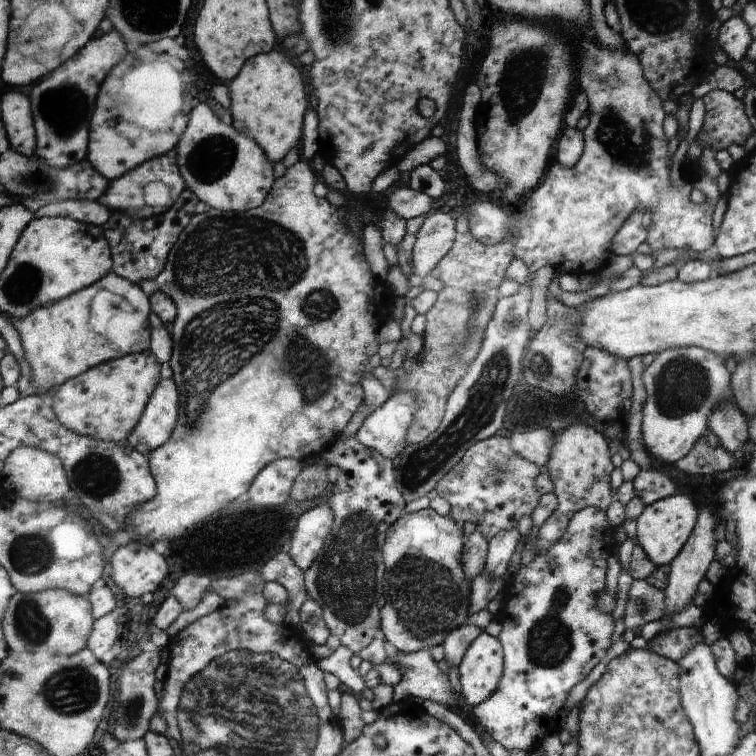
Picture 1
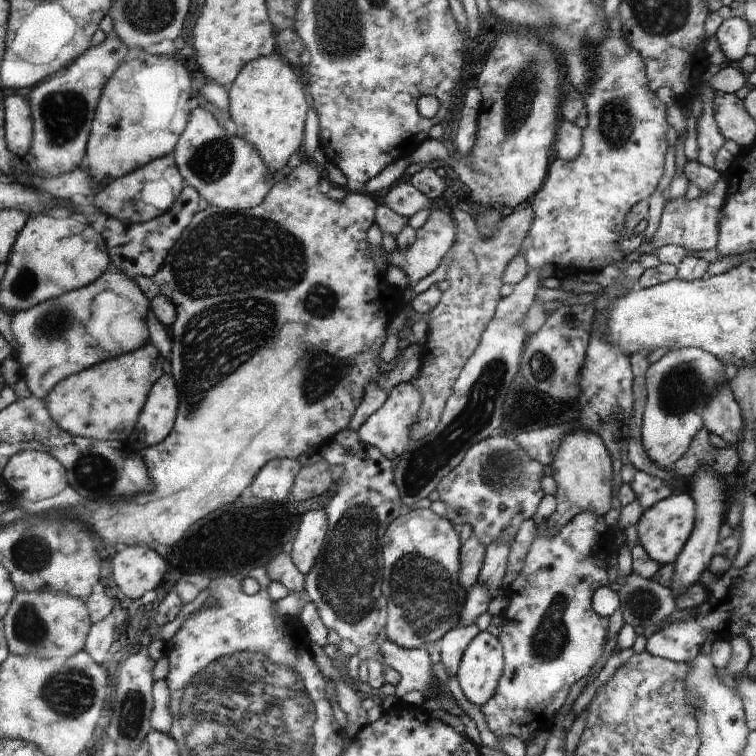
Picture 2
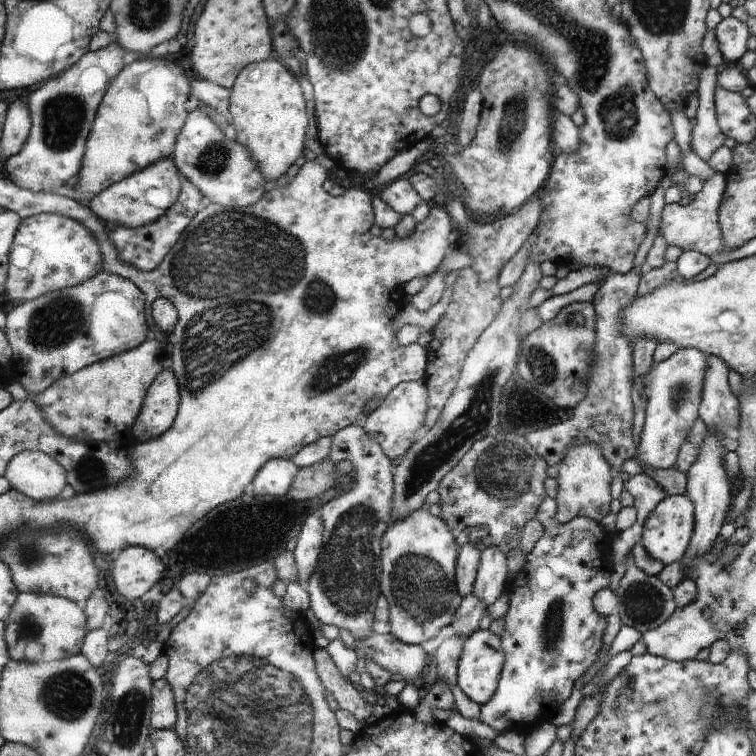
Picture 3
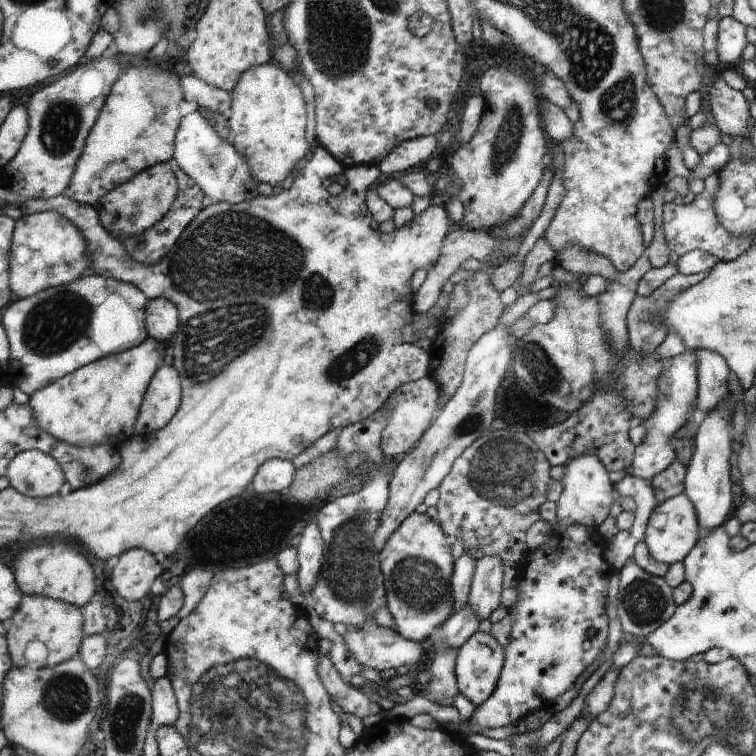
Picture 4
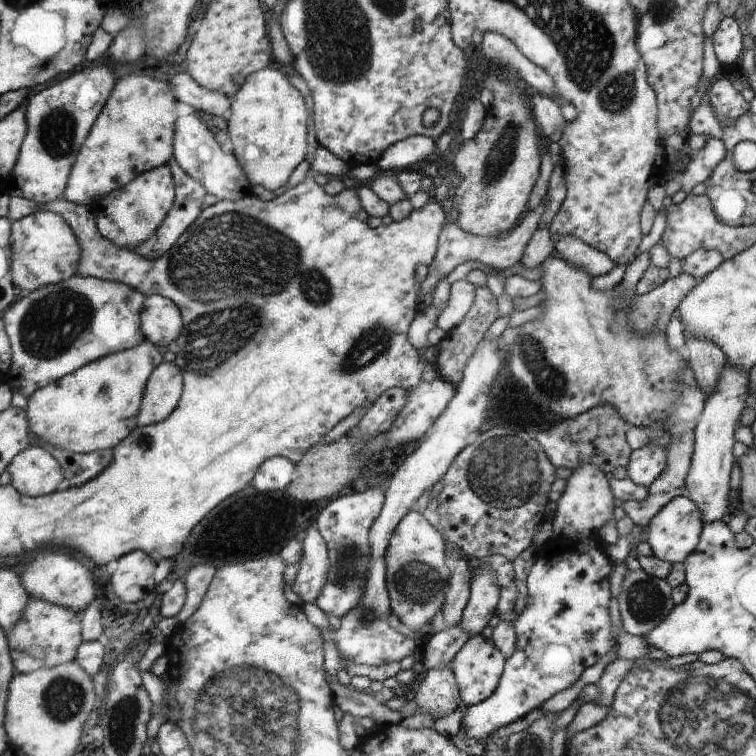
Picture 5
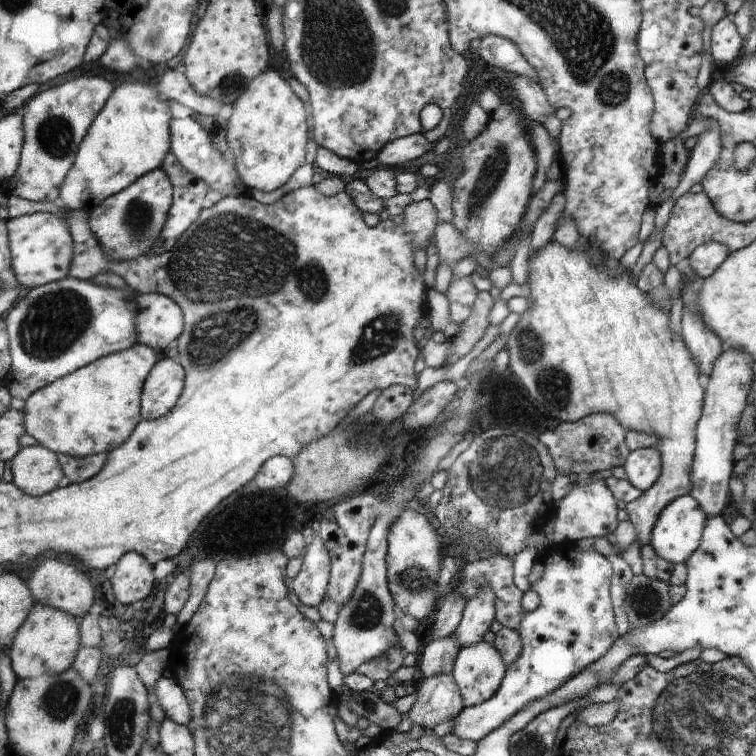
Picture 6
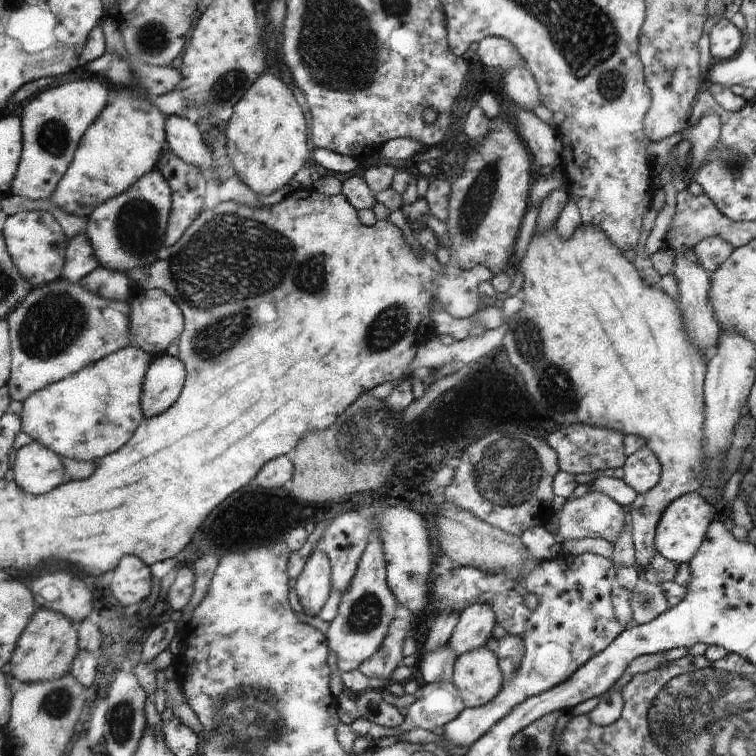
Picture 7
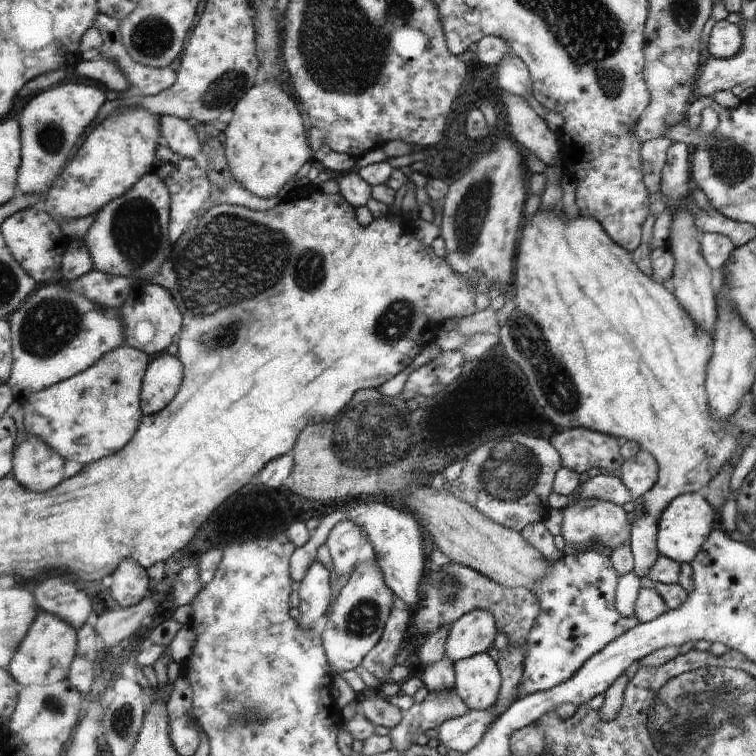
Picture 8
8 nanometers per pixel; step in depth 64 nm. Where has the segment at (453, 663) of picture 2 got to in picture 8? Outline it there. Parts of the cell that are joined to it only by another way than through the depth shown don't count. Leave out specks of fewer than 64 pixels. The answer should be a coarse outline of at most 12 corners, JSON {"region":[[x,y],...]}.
{"region":[[454,689],[429,694],[390,729],[391,748],[406,752],[420,734],[469,710]]}

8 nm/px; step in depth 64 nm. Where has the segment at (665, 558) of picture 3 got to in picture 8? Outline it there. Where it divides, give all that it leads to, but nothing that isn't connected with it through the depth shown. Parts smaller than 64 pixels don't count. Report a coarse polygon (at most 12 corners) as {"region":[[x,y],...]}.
{"region":[[702,492],[665,509],[657,546],[691,563],[713,530],[714,509]]}

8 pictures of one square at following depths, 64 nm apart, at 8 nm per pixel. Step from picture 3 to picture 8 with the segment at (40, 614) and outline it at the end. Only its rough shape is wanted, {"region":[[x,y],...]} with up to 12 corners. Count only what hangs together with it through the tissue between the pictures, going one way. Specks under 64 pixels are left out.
{"region":[[42,611],[8,671],[21,685],[68,678],[76,630]]}

